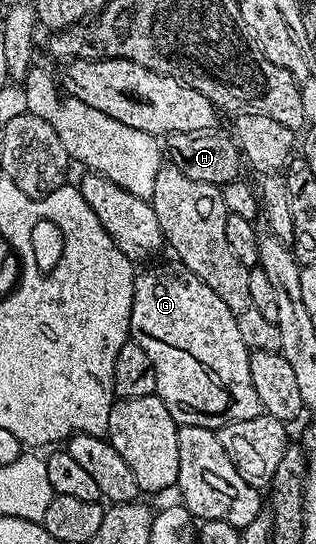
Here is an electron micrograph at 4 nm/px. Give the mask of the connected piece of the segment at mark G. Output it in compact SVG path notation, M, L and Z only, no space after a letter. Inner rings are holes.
M178 261L163 263L160 267L151 267L135 280L133 293L133 309L131 310L130 338L145 353L149 353L149 361L153 361L153 369L157 377L155 394L169 409L169 417L180 427L209 427L218 429L228 423L249 421L263 411L261 401L257 397L257 389L253 389L253 377L249 374L251 352L245 341L241 341L241 333L237 330L237 321L233 313L229 313L229 305L201 281L189 268Z

